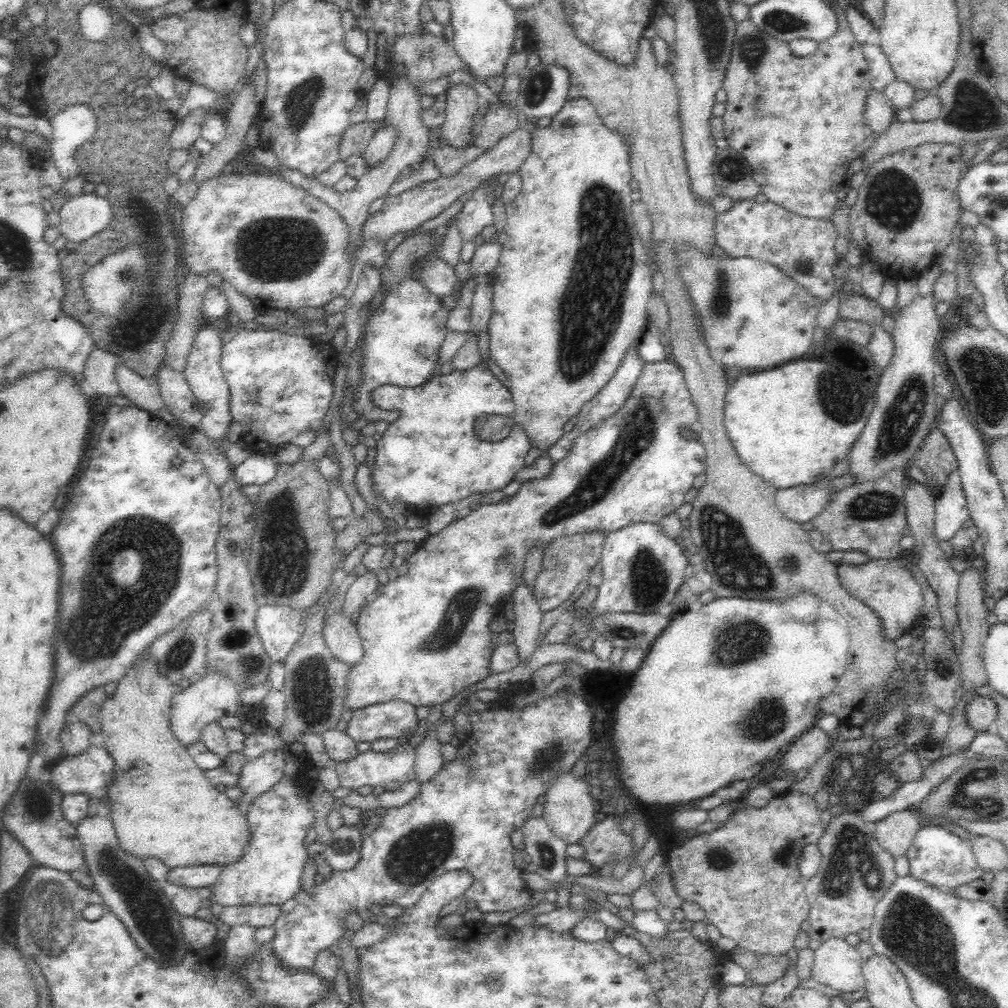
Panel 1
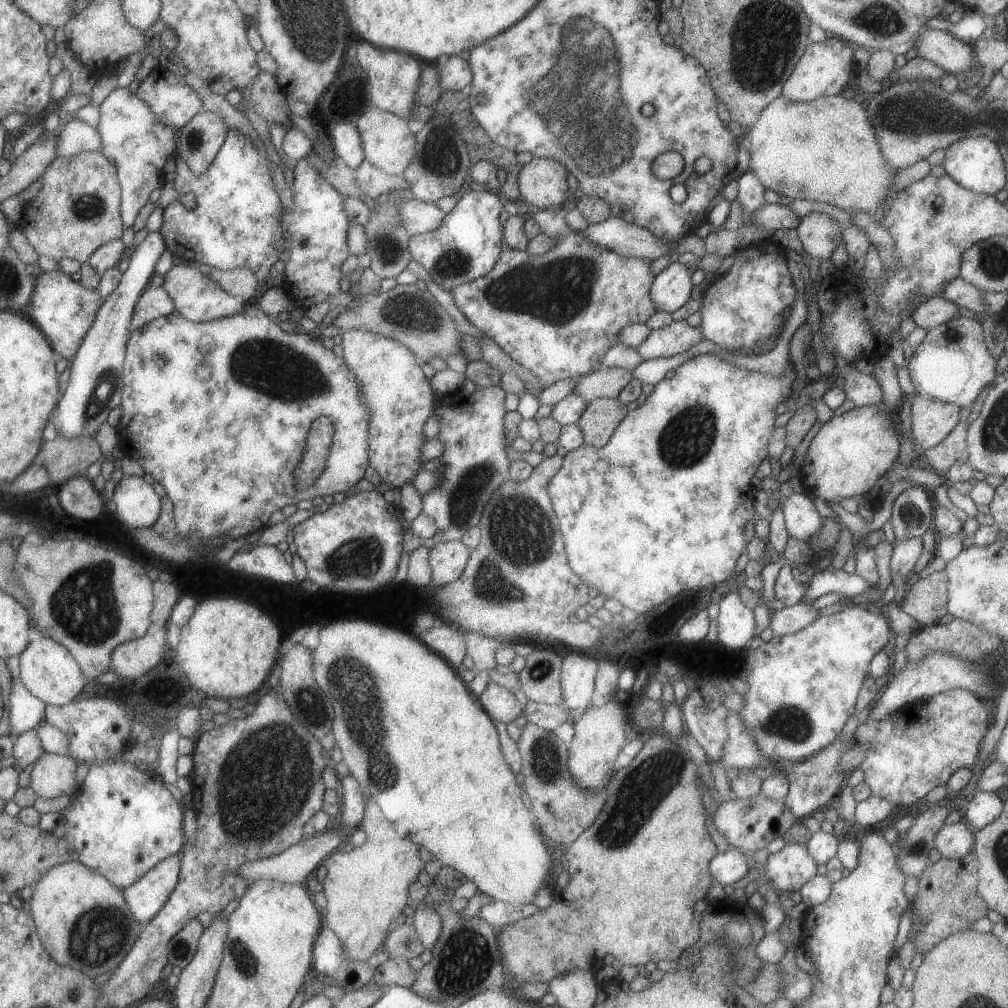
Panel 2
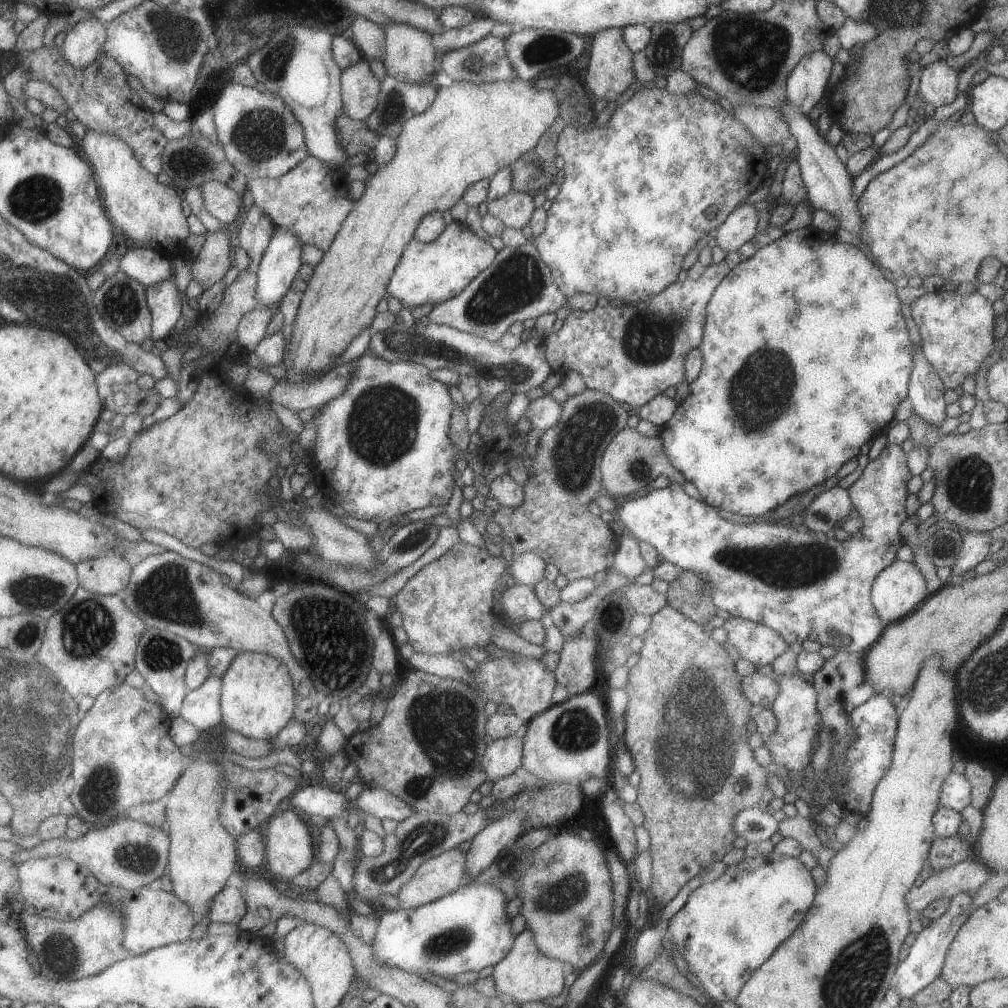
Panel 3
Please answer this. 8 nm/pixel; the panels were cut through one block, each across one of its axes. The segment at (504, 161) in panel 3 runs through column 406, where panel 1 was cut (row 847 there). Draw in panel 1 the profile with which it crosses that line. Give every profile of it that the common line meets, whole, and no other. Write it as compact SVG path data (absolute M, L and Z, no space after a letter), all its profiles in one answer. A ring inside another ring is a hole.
M145 652L129 666L128 671L128 678L118 682L118 689L107 698L100 710L103 747L114 759L111 782L104 792L109 802L106 816L114 827L120 849L142 860L158 858L170 869L236 862L250 838L248 820L239 814L235 802L224 795L223 789L204 775L204 771L187 754L187 748L172 733L170 710L177 687L158 675L158 667Z

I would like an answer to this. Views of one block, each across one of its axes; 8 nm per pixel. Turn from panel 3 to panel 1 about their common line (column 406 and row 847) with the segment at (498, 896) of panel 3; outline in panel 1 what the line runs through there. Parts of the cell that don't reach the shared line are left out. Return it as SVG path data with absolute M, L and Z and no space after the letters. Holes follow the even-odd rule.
M923 824L904 855L910 864L910 876L947 892L981 879L985 873L978 867L969 841L941 826Z

